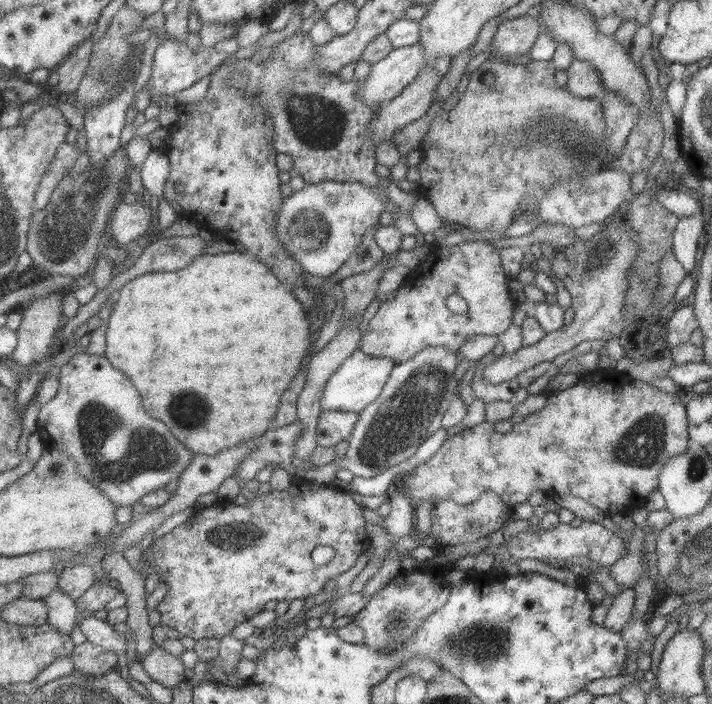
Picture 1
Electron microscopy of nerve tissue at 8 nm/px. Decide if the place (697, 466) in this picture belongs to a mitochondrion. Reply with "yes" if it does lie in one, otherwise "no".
yes

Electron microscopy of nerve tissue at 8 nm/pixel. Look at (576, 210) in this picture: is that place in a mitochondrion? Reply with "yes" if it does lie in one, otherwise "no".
no

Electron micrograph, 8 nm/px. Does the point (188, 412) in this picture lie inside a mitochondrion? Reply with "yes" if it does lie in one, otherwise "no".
yes

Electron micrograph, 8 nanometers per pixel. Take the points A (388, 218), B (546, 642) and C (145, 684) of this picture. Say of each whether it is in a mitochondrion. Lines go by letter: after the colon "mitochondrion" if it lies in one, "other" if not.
A: other
B: other
C: other

